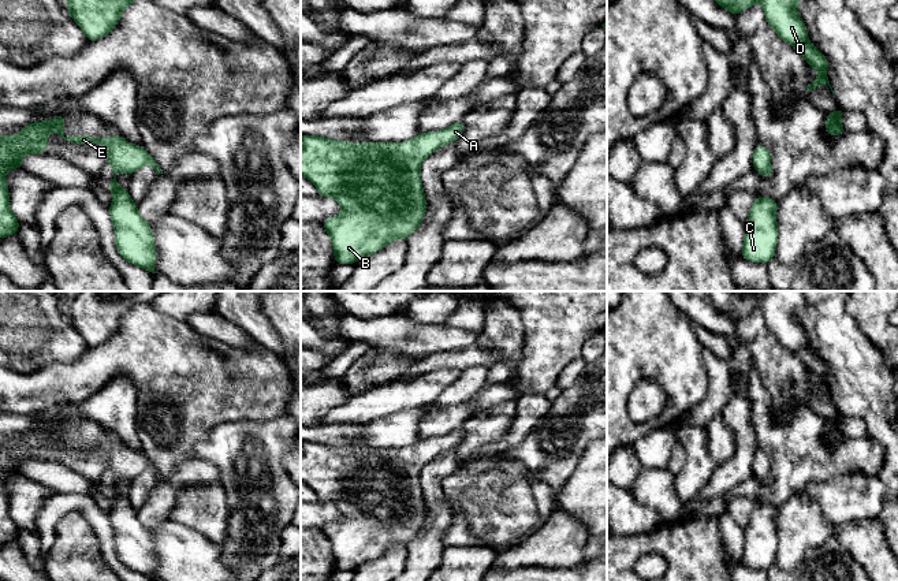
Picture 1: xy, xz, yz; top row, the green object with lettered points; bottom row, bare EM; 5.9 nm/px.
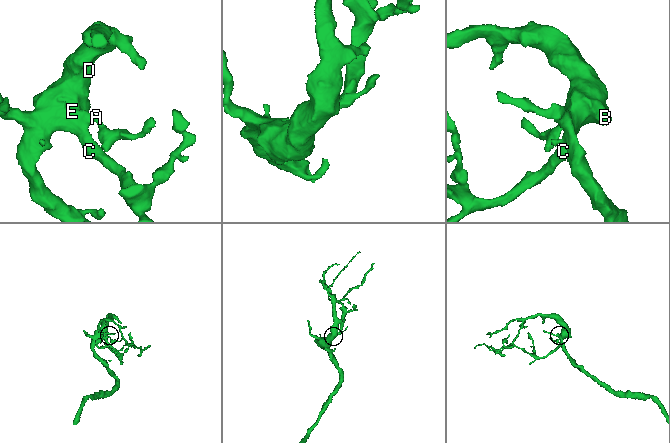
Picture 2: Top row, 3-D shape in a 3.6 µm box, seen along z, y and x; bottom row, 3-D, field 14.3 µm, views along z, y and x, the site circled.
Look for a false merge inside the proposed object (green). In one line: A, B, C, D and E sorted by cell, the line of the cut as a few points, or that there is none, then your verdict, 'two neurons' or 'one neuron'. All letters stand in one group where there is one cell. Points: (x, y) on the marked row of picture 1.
A B C D E; no cut; one neuron

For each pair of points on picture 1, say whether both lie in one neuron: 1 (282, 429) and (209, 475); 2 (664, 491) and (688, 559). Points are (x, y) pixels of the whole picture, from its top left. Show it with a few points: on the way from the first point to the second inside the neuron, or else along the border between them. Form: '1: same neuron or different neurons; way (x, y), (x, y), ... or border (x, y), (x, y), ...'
1: different neurons; border (194, 458), (211, 461), (219, 470), (220, 481)
2: different neurons; border (679, 517), (671, 522), (663, 522)

